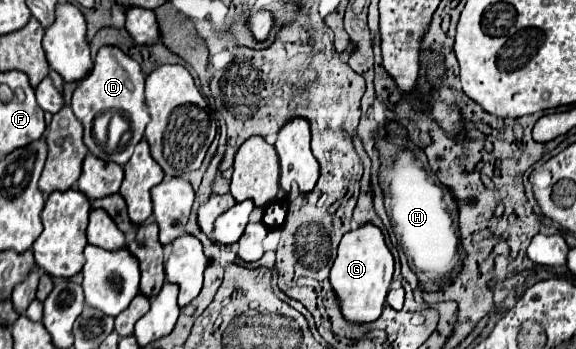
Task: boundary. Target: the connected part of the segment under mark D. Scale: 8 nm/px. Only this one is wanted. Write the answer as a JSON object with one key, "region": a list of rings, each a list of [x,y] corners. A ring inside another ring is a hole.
{"region":[[[101,47],[101,51],[97,53],[95,57],[95,65],[93,65],[93,71],[81,79],[77,83],[77,89],[73,91],[73,99],[71,99],[71,109],[75,113],[75,117],[83,123],[83,129],[85,129],[85,145],[89,149],[91,155],[95,155],[97,159],[103,159],[103,161],[113,161],[117,165],[125,165],[129,161],[129,157],[133,155],[133,147],[143,139],[143,131],[145,131],[145,125],[149,123],[149,115],[145,111],[145,105],[143,105],[143,89],[145,89],[145,75],[141,73],[141,67],[137,61],[133,61],[131,57],[127,57],[121,49],[117,47]],[[105,111],[117,111],[117,113],[125,113],[125,117],[129,119],[131,123],[131,141],[129,145],[125,147],[123,153],[105,153],[103,147],[99,147],[93,137],[91,137],[91,127],[93,127],[93,121],[97,115],[105,113]]]}

